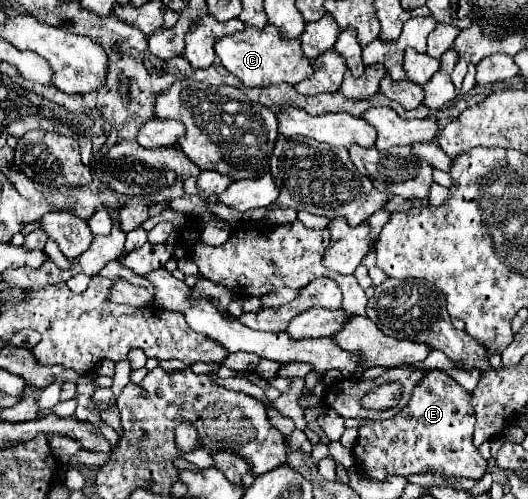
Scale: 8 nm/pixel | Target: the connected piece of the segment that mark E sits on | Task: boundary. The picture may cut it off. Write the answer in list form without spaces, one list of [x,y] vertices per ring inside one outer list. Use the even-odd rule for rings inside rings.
[[[429,370],[419,384],[413,386],[411,398],[403,412],[387,420],[361,420],[359,438],[353,448],[355,462],[361,464],[361,472],[371,480],[385,480],[399,474],[433,472],[455,478],[483,478],[487,462],[473,446],[475,412],[471,394],[461,388],[443,370]],[[401,414],[407,414],[405,418]]]

